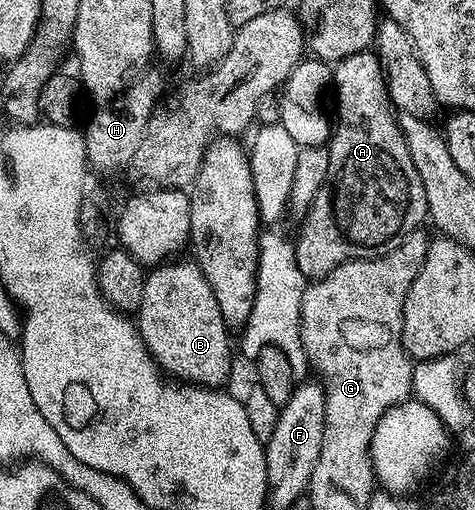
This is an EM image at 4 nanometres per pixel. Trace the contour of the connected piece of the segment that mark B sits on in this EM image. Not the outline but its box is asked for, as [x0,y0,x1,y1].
[135,258,235,388]

